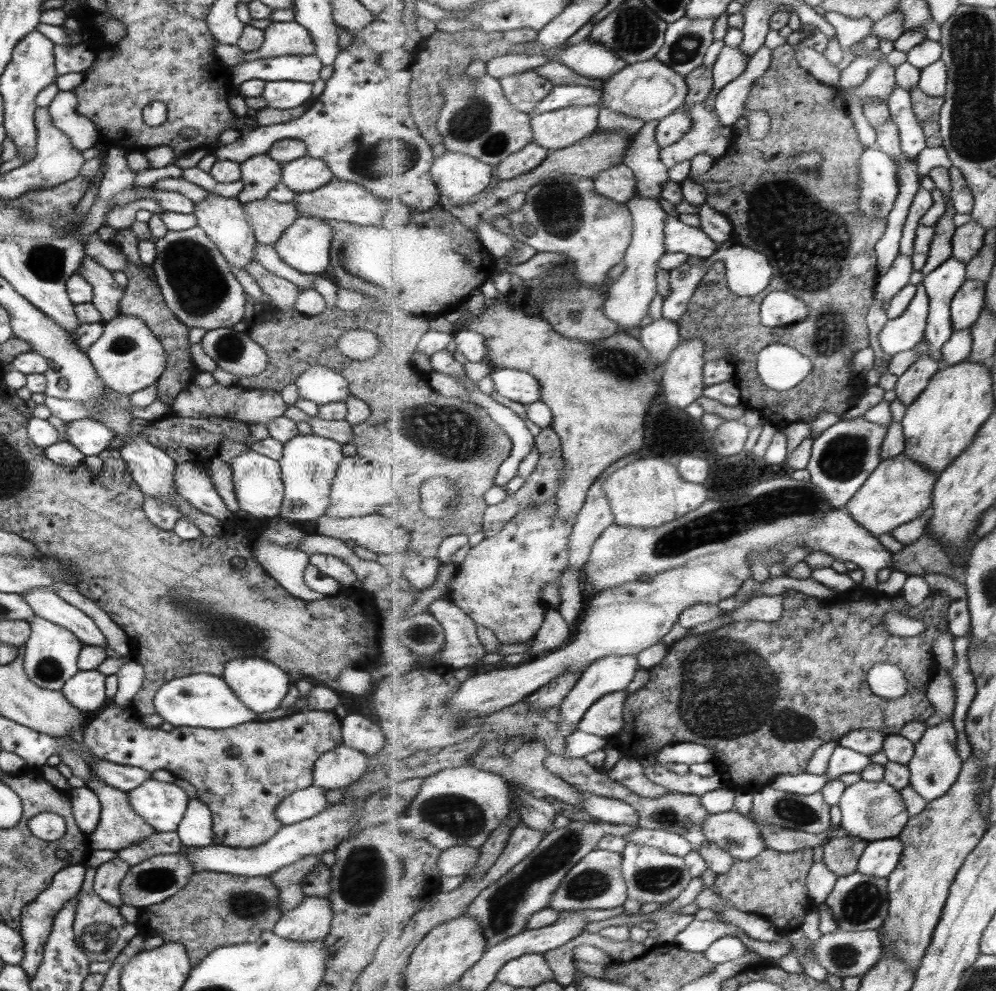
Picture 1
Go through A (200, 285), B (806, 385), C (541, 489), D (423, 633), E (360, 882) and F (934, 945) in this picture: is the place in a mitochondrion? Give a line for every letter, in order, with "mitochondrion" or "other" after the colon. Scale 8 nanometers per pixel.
A: mitochondrion
B: other
C: other
D: mitochondrion
E: mitochondrion
F: other

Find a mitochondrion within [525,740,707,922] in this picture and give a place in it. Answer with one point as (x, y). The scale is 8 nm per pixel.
(589, 884)

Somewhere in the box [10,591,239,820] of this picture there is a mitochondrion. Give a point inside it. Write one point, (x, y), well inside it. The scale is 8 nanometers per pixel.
(48, 670)

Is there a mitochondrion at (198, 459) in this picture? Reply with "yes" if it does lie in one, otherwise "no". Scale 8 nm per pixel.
no

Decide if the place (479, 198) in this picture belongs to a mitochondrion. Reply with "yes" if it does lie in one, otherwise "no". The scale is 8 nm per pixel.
no

